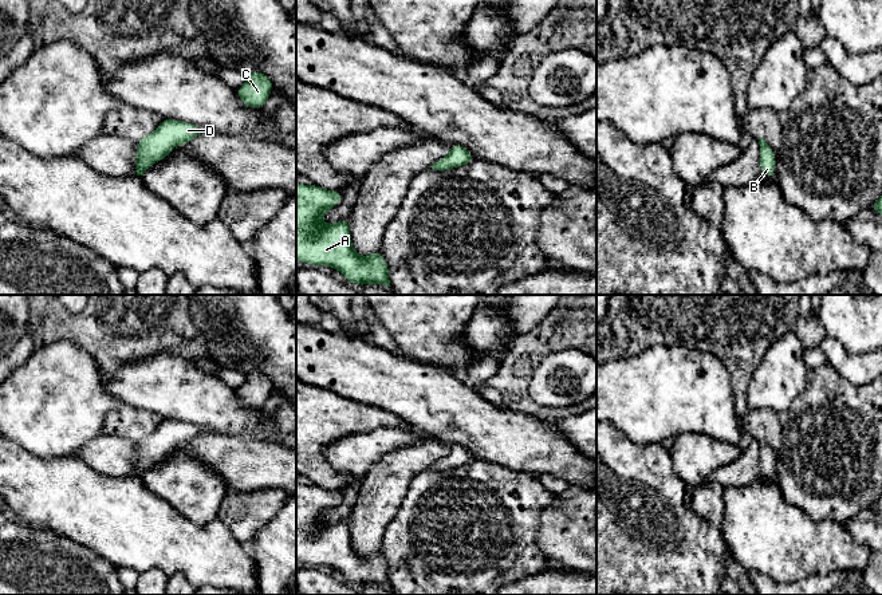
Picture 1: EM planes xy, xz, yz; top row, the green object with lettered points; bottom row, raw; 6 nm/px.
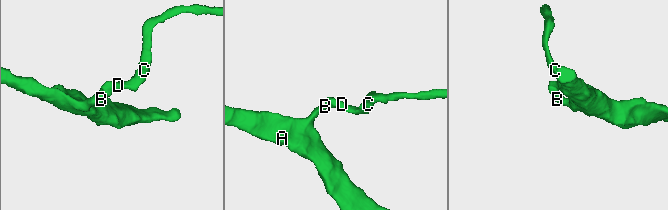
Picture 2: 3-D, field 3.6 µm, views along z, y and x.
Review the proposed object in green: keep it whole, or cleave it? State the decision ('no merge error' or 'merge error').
no merge error

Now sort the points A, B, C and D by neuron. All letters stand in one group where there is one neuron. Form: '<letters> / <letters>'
A B C D

